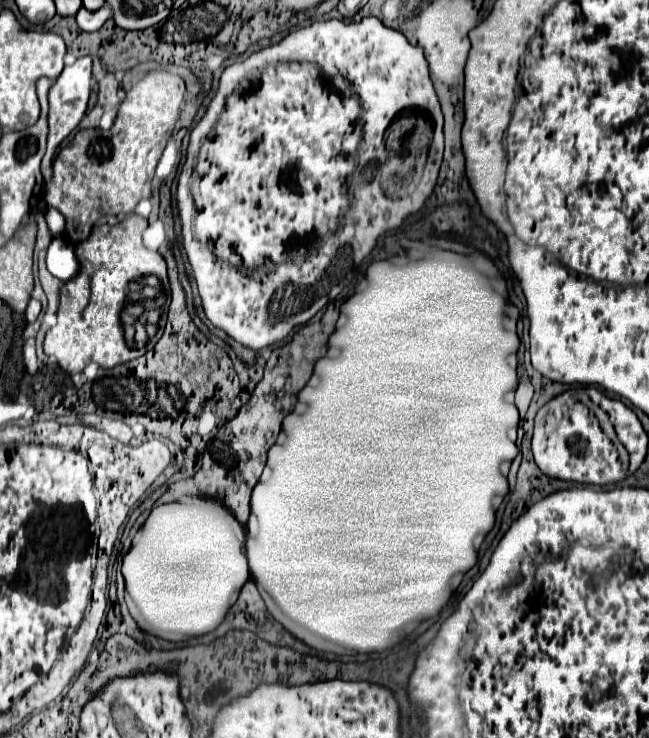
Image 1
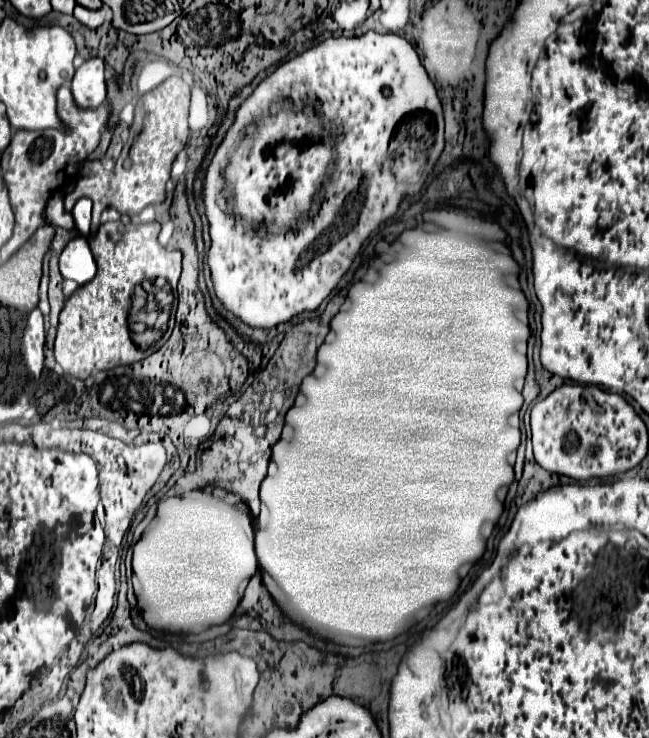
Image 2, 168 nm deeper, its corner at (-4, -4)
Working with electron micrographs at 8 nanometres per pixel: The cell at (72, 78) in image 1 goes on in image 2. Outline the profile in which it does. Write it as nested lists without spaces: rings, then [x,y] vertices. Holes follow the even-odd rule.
[[[91,58],[75,72],[71,90],[73,90],[75,102],[81,108],[95,108],[105,100],[107,86],[105,86],[103,68],[105,64],[101,58]]]

